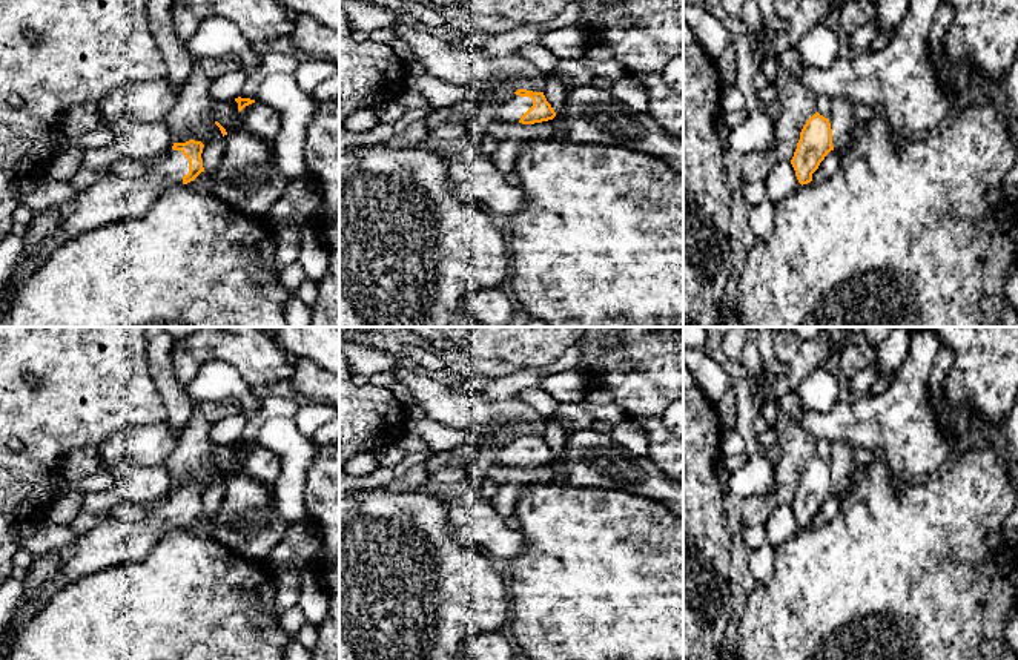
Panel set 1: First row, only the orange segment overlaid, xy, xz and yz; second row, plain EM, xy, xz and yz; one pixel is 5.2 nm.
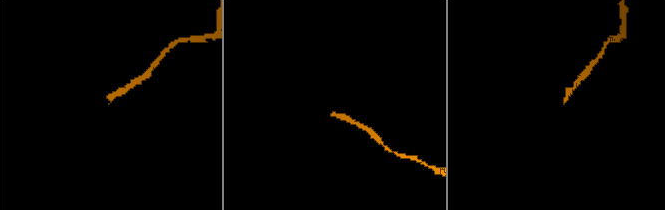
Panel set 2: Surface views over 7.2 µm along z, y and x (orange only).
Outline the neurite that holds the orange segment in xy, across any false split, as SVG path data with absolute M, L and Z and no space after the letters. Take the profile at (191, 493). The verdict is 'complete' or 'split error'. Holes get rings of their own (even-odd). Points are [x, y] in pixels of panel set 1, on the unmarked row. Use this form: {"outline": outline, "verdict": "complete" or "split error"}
{"outline": "M201 485L174 487L164 499L147 507L140 522L101 520L68 551L60 569L35 592L18 600L9 623L0 632L0 657L26 626L66 585L109 566L143 560L172 530L193 525L203 511Z", "verdict": "split error"}

